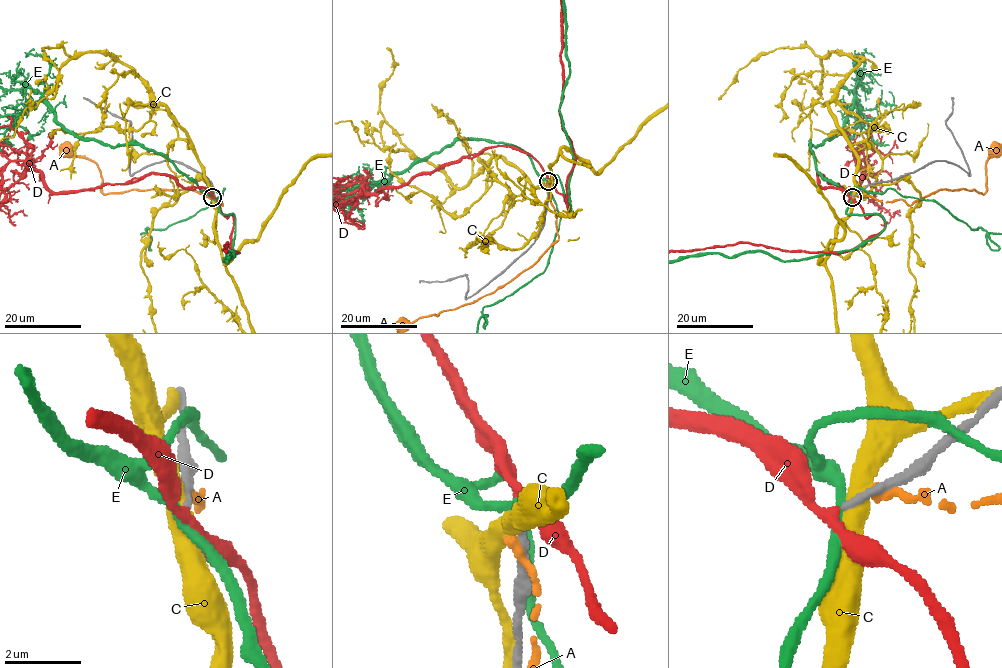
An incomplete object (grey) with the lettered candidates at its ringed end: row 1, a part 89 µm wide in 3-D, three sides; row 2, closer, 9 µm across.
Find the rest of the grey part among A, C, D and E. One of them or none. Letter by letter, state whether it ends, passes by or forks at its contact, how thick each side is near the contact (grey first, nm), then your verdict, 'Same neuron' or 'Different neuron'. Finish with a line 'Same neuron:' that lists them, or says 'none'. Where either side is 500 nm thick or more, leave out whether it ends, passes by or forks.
A: It ends there. Thickness 320 nm (grey) against 300 nm. Different neuron
C: It passes by. Thickness 240 nm (grey) against 480 nm. Different neuron
D: It passes by. Thickness 180 nm (grey) against 240 nm. Same neuron
E: It passes by. Thickness 180 nm (grey) against 240 nm. Different neuron
Same neuron: D

